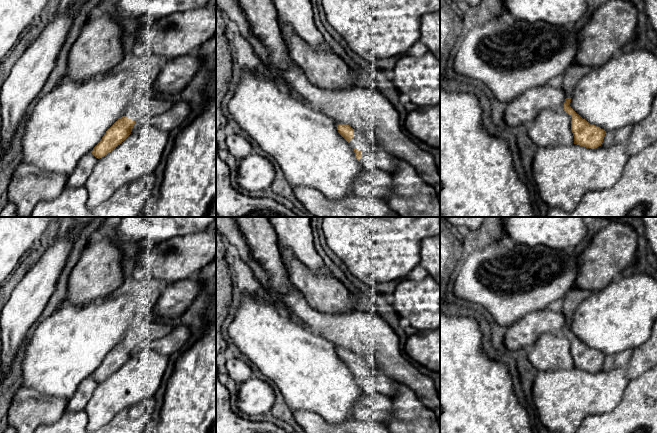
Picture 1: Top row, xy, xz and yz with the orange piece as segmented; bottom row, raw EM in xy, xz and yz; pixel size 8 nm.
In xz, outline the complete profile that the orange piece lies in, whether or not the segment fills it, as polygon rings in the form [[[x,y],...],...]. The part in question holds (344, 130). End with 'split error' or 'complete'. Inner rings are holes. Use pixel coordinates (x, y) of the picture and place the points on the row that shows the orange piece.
[[[347,124],[337,125],[338,133],[351,145],[357,160],[368,170],[380,169],[388,173],[397,170],[401,161],[382,145],[371,140]]]; split error

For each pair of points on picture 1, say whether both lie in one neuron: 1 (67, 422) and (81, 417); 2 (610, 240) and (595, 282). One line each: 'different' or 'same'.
1: same
2: same

